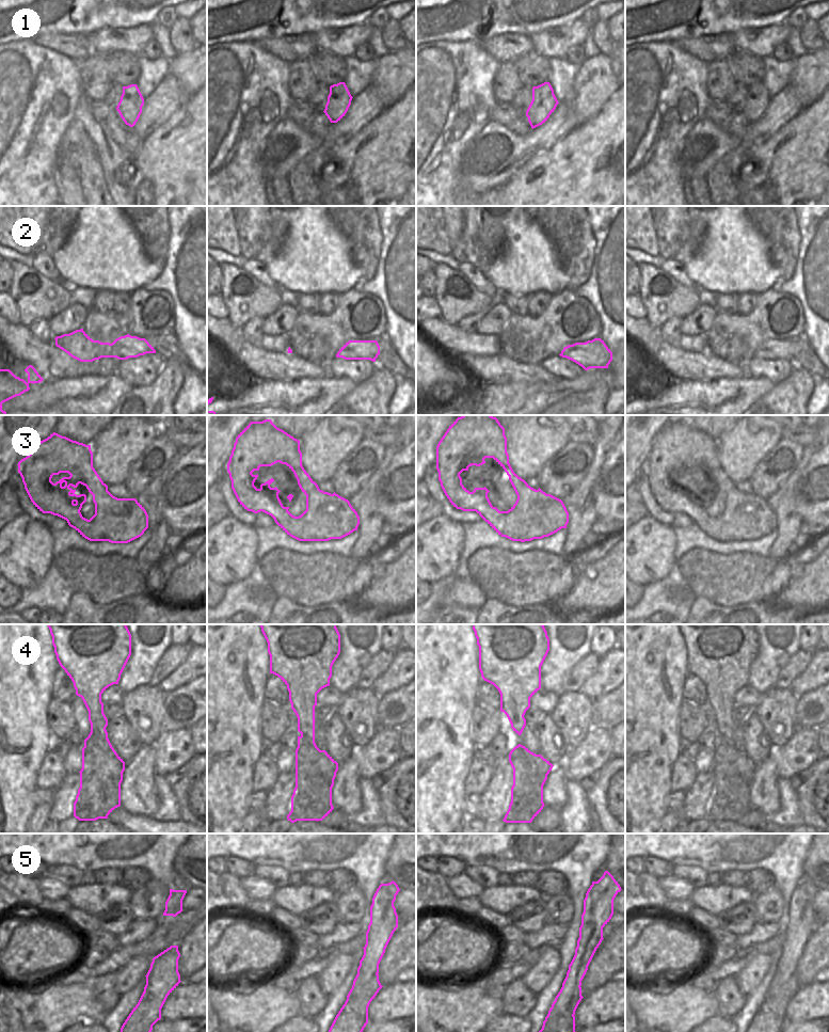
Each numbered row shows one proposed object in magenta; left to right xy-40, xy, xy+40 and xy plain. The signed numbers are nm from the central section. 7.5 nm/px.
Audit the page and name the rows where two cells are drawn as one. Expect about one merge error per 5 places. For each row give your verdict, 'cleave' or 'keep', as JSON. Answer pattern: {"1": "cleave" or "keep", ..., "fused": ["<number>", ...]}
{"1": "keep", "2": "keep", "3": "keep", "4": "keep", "5": "cleave", "fused": ["5"]}

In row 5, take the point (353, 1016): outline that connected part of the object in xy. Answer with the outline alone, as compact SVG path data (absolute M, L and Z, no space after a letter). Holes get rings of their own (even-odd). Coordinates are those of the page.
M376 974L361 990L351 988L329 1032L363 1032L368 1023L368 1006L382 987Z

